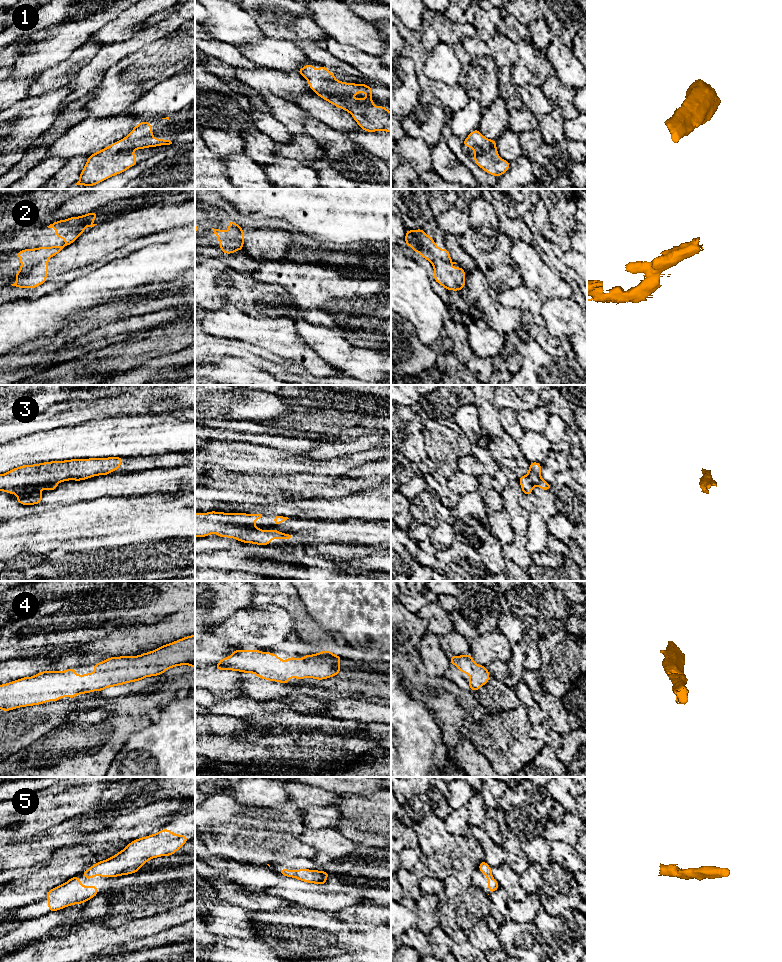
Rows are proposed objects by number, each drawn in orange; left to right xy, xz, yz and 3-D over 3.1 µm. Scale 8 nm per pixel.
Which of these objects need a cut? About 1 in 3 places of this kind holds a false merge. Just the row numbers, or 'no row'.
2

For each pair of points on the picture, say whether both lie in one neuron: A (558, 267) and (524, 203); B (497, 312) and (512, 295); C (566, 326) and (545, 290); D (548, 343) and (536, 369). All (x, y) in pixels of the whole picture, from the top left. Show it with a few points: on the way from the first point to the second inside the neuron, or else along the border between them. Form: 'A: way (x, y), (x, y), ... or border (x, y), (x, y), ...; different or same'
A: way (546, 251), (539, 242), (528, 219); same
B: border (496, 295), (502, 305), (517, 308), (521, 312); different
C: border (571, 297), (548, 298), (544, 301); different
D: border (544, 350), (556, 359); different

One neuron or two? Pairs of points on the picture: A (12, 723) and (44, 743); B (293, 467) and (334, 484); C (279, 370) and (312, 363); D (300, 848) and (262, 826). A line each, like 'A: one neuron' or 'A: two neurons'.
A: two neurons
B: two neurons
C: two neurons
D: one neuron

